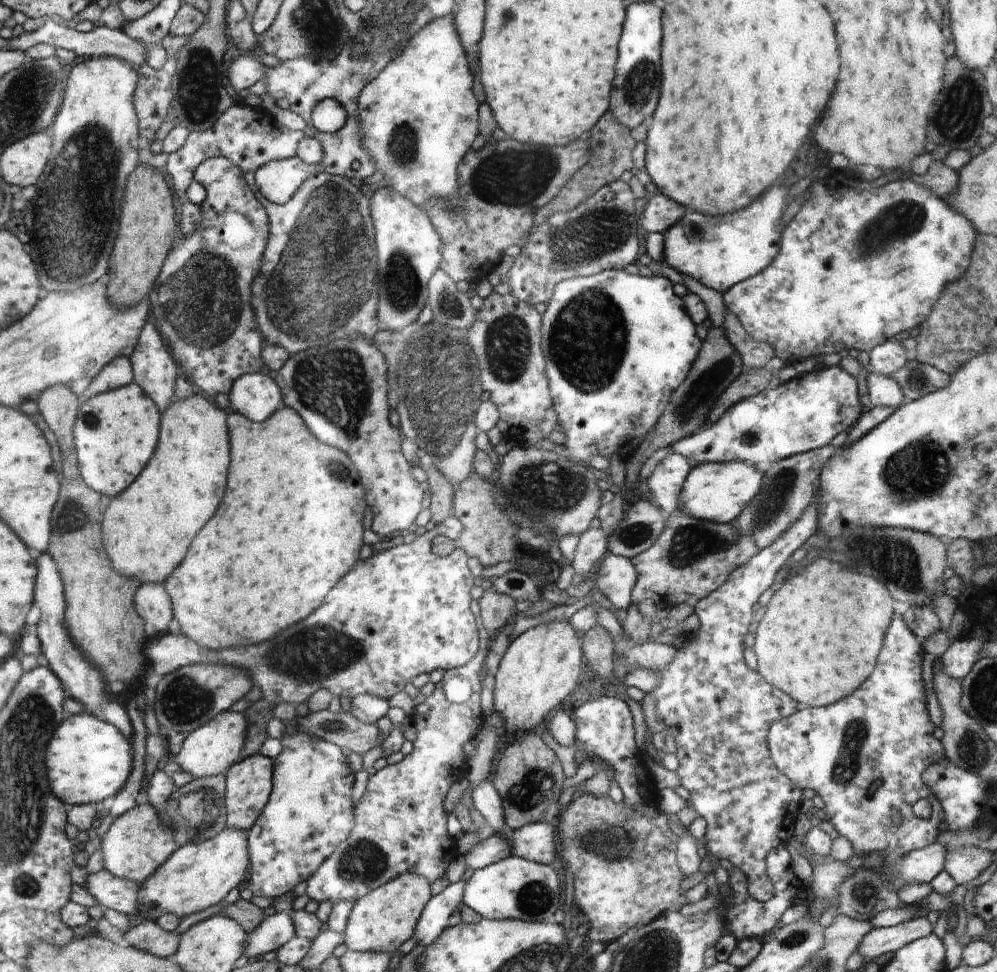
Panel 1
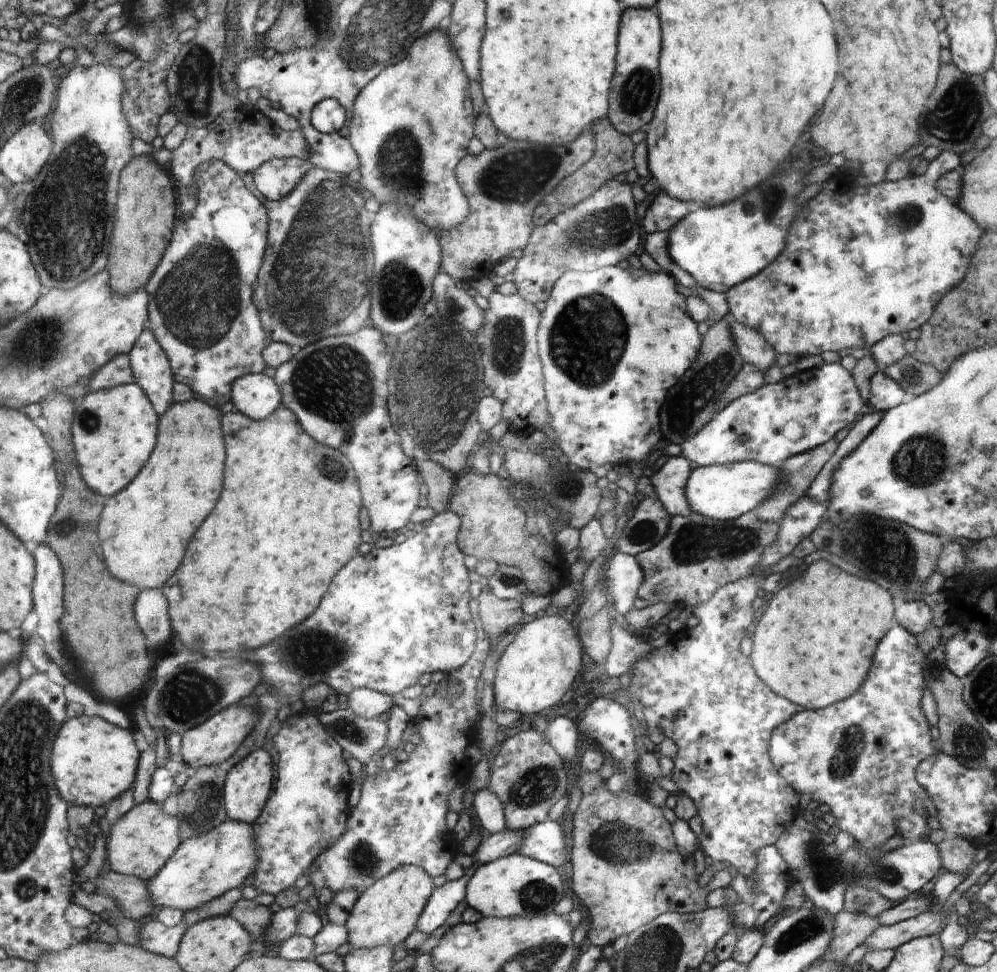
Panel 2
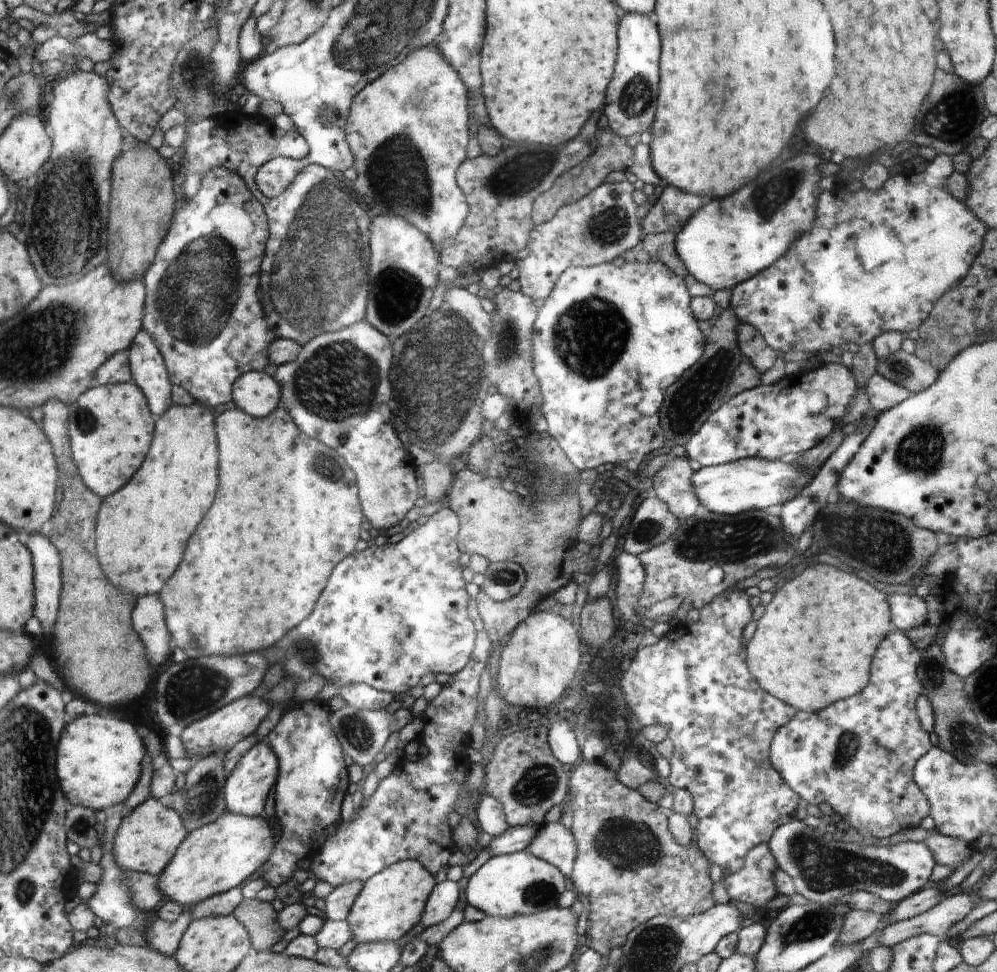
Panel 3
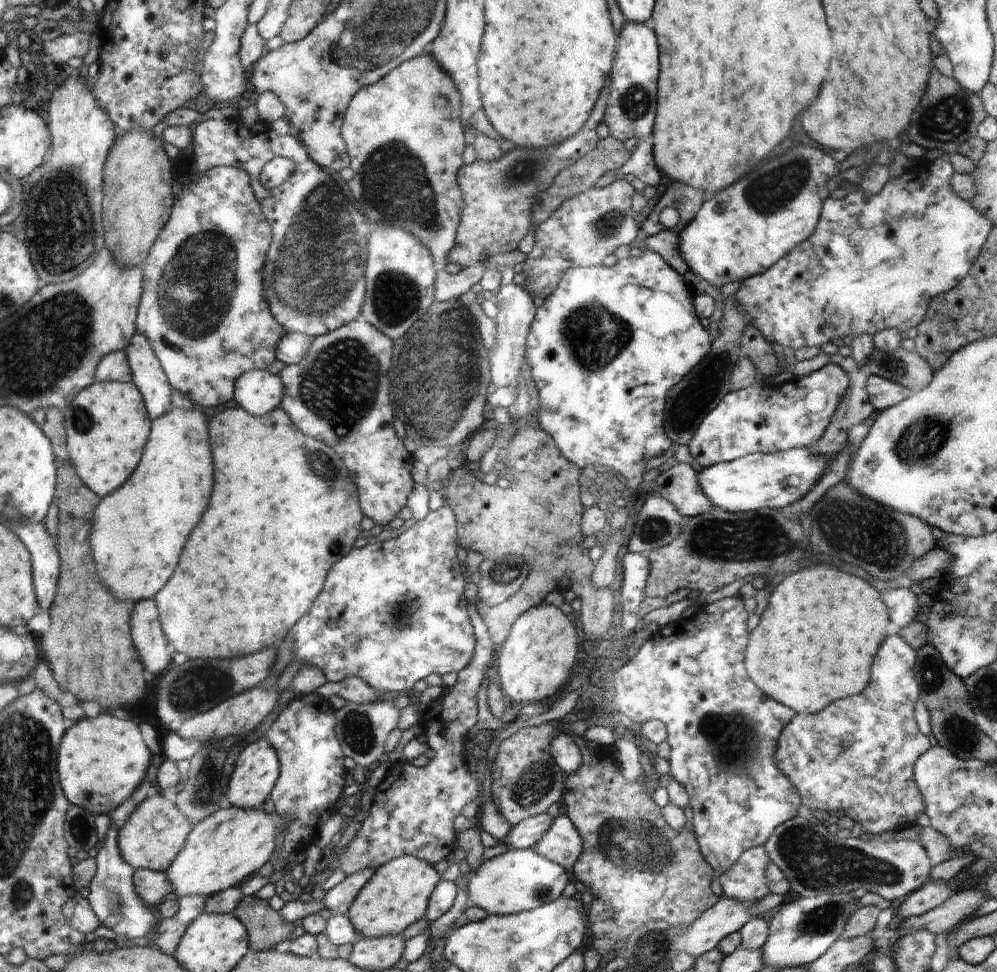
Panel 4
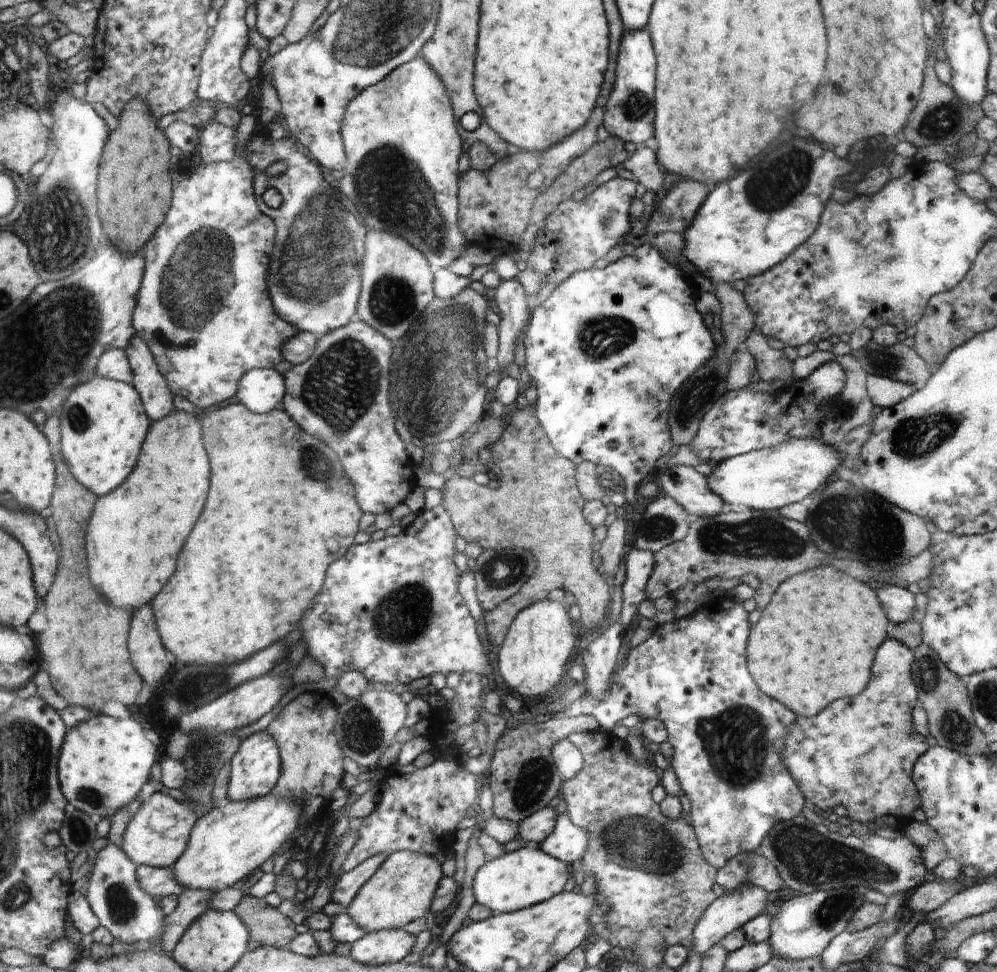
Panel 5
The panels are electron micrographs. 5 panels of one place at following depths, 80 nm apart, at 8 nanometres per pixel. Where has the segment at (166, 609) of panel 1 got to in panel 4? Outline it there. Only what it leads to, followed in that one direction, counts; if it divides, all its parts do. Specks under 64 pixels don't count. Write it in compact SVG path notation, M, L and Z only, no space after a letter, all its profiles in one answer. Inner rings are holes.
M197 406L191 409L174 407L160 419L154 419L154 436L150 436L150 444L146 444L146 456L141 456L138 472L133 472L134 480L130 480L130 484L123 484L106 497L101 497L101 502L97 504L89 543L94 548L94 560L98 560L98 578L106 584L106 588L110 588L110 592L114 592L114 596L134 602L142 600L138 602L138 608L134 608L134 646L138 652L142 652L142 664L146 664L148 682L168 668L170 654L166 636L158 622L156 602L146 598L154 598L164 588L178 564L188 534L208 508L214 484L212 458L208 444L208 422L202 410Z

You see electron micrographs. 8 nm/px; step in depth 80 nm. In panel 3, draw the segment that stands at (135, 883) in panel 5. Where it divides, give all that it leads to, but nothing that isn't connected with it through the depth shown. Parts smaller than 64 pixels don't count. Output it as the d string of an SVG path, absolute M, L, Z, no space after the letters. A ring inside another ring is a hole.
M122 801L111 808L107 814L105 823L100 827L101 837L99 846L103 846L104 844L104 853L97 850L95 862L100 864L104 872L102 874L102 879L96 883L96 892L94 892L90 898L84 900L95 916L98 916L104 924L111 924L114 926L114 930L116 931L120 928L126 928L126 926L129 927L132 922L136 921L138 917L141 917L130 900L127 884L125 885L123 883L123 876L126 875L128 871L124 871L121 868L113 853L113 840L117 834L121 820L126 814L128 814L128 812L125 812L125 801Z

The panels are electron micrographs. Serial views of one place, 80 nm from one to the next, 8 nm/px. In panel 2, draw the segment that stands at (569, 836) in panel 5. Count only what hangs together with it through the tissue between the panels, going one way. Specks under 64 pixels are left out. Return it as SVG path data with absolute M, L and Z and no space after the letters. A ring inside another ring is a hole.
M545 820L521 831L519 855L542 861L554 868L564 867L564 827L561 821Z

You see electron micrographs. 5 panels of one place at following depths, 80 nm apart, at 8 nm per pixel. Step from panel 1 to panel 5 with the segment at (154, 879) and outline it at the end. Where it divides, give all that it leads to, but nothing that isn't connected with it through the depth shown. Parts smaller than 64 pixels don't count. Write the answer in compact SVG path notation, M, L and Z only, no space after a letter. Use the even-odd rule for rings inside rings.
M273 792L260 799L251 801L232 801L226 799L222 805L204 812L197 818L196 826L192 827L188 837L188 846L182 856L171 866L176 882L185 889L204 889L205 891L222 891L252 874L256 868L260 868L270 856L276 854L276 850L288 842L286 838L292 836L300 823L300 808L295 801L284 800L273 795Z

